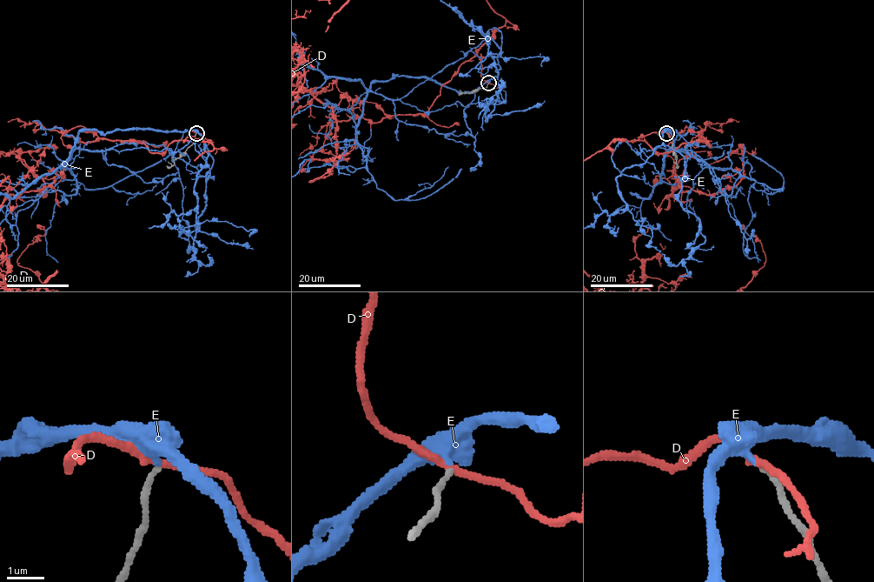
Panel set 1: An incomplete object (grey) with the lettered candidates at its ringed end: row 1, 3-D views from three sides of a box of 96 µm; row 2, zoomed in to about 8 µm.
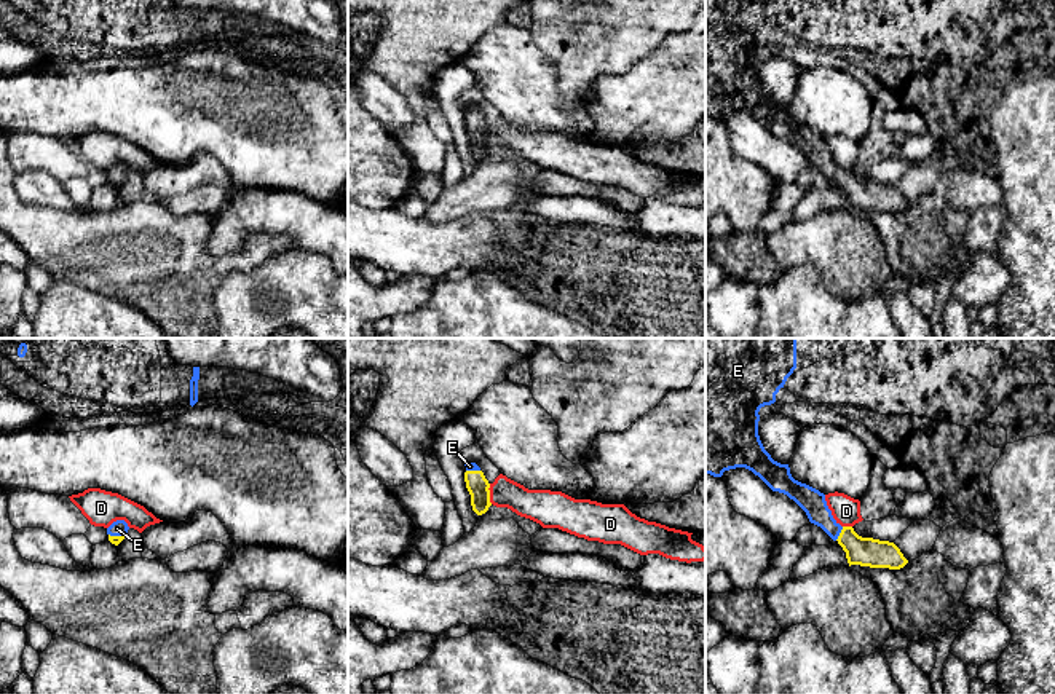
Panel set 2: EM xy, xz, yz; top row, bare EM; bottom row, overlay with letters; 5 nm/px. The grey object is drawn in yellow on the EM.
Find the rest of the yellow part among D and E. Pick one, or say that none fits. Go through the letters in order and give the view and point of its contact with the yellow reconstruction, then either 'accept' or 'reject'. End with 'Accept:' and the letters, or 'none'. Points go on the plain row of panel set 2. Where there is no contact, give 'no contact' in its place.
D: meets yellow in xz at (489, 136); reject
E: meets yellow in yz at (840, 176); accept
Accept: E

